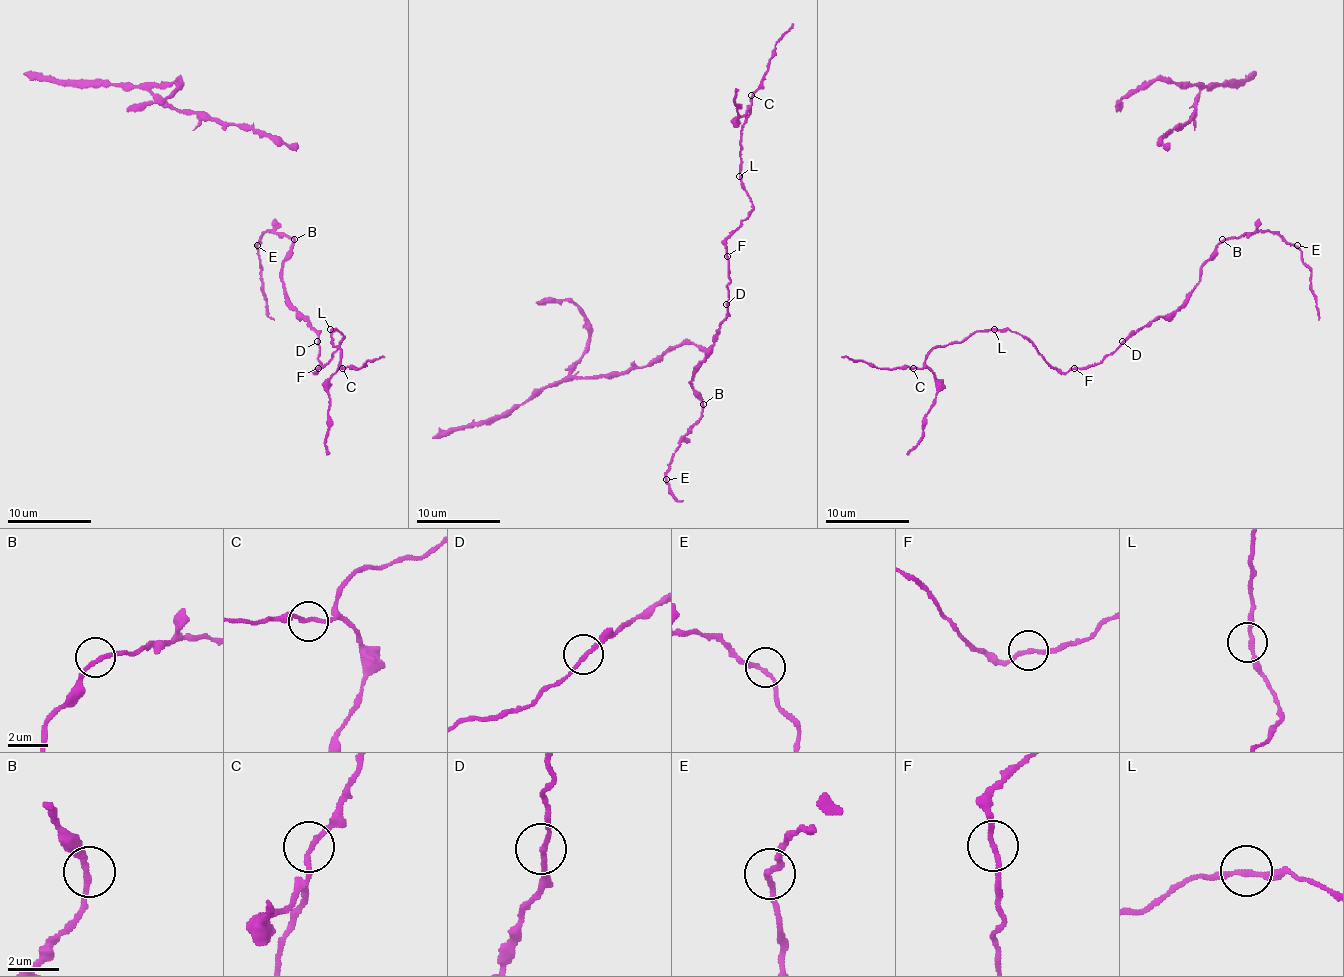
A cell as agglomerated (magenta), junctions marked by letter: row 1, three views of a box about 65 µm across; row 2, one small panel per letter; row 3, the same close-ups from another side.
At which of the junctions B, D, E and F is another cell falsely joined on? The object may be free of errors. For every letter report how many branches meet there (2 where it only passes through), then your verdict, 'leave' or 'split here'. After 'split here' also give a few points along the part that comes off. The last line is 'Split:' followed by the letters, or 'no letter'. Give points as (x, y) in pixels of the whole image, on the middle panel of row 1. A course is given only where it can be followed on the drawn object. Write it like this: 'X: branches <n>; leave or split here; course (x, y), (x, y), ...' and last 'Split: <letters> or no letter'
B: branches 2; leave
D: branches 2; leave
E: branches 2; leave
F: branches 2; leave
Split: no letter

